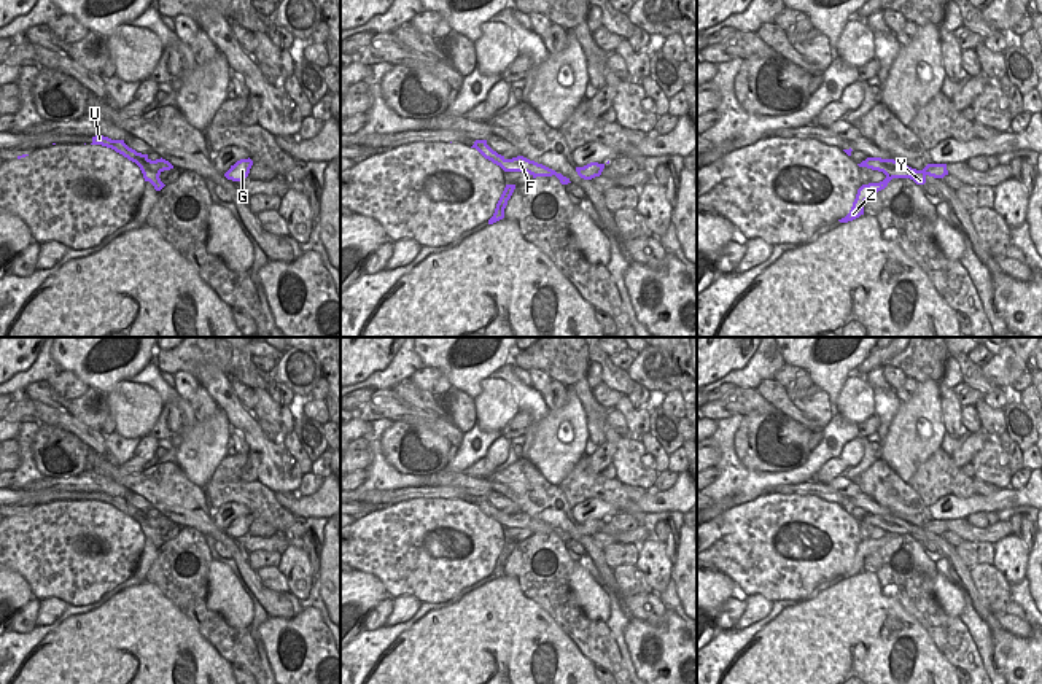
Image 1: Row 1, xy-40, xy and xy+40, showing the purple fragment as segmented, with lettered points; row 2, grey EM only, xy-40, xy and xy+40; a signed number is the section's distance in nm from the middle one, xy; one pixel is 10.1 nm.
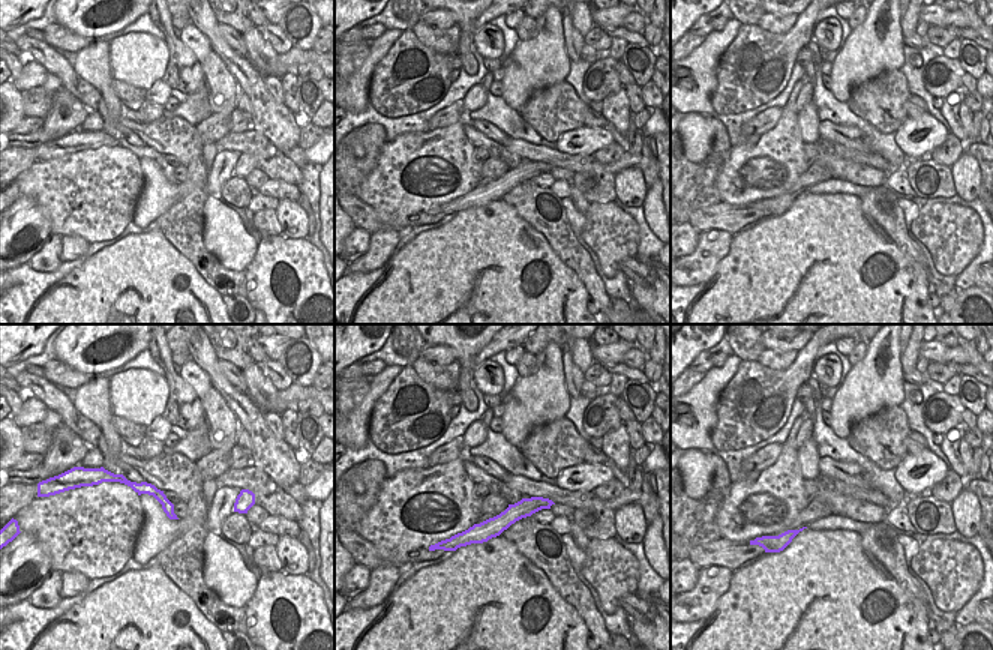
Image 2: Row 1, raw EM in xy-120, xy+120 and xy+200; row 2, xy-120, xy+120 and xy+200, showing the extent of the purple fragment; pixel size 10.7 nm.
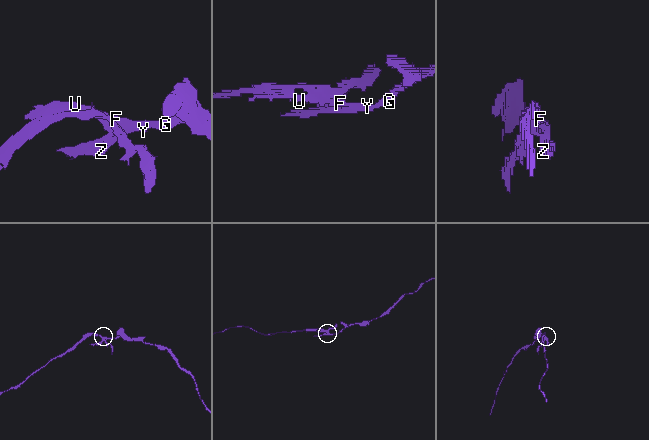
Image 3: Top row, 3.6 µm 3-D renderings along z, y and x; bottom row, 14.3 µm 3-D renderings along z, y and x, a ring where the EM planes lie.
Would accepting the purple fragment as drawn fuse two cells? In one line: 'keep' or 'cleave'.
cleave

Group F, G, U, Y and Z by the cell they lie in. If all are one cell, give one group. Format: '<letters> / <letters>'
F U / G Y Z

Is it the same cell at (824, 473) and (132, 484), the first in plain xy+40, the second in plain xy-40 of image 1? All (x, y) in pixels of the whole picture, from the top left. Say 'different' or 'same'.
different

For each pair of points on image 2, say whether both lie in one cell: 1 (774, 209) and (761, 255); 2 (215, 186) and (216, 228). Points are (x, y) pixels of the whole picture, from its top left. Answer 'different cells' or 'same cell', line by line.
1: different cells
2: different cells

